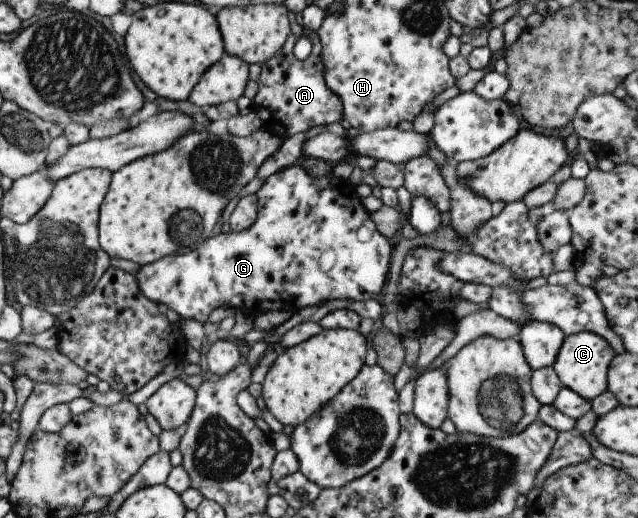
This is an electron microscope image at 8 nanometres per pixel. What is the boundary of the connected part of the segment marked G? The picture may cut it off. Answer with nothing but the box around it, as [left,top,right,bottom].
[135,163,392,324]

